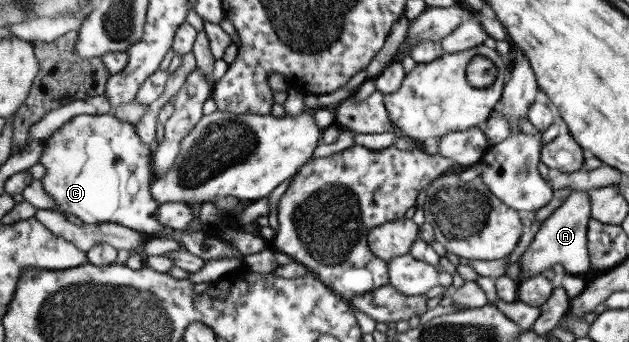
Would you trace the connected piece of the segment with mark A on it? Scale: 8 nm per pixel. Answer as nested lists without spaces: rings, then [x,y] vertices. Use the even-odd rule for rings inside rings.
[[[572,190],[563,204],[545,219],[534,236],[523,242],[524,251],[518,258],[520,275],[535,277],[545,269],[559,264],[567,274],[580,275],[590,269],[590,259],[586,248],[586,225],[590,219],[590,203],[585,191]]]

